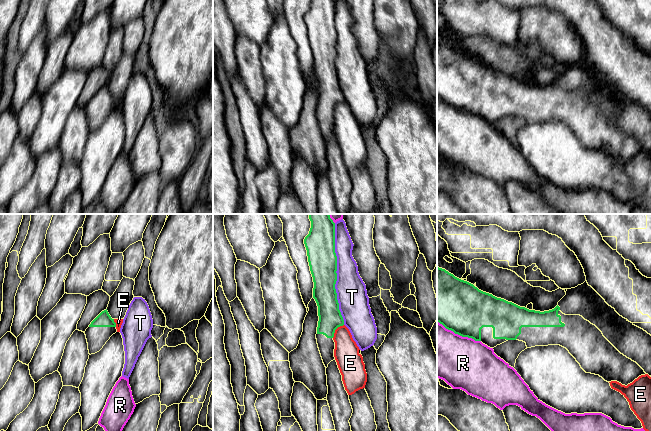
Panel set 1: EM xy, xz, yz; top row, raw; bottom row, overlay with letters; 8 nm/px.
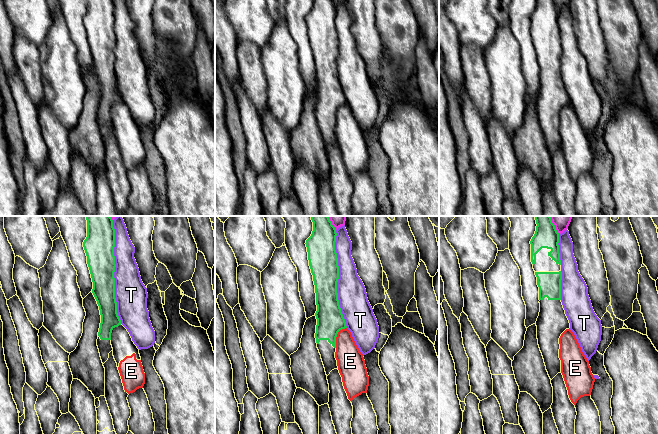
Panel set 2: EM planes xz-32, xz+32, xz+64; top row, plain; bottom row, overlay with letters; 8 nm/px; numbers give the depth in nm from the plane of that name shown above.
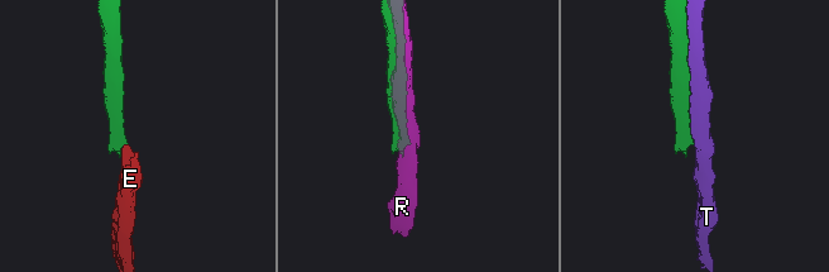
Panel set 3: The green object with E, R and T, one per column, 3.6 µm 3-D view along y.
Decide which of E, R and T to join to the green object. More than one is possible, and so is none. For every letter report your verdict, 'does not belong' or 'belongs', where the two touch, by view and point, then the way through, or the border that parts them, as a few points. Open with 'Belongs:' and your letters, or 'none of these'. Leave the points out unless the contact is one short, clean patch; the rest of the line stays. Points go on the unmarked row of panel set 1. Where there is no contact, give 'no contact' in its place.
Belongs: none of these
E: does not belong | xz (335, 105) | along xz (343, 100), (335, 106), (332, 113)
R: does not belong | yz (459, 110)
T: does not belong | xz (336, 50)

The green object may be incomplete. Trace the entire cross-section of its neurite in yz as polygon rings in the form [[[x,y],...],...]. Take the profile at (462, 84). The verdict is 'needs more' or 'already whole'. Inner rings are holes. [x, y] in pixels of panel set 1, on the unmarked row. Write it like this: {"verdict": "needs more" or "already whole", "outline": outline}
{"verdict": "needs more", "outline": [[[437,43],[437,98],[455,110],[481,117],[490,124],[508,116],[523,117],[527,124],[560,121],[569,127],[586,149],[599,151],[607,158],[617,157],[627,162],[639,152],[646,150],[636,138],[621,130],[595,101],[582,92],[565,91],[558,81],[544,88],[520,83],[483,68],[473,60],[439,43]]]}

